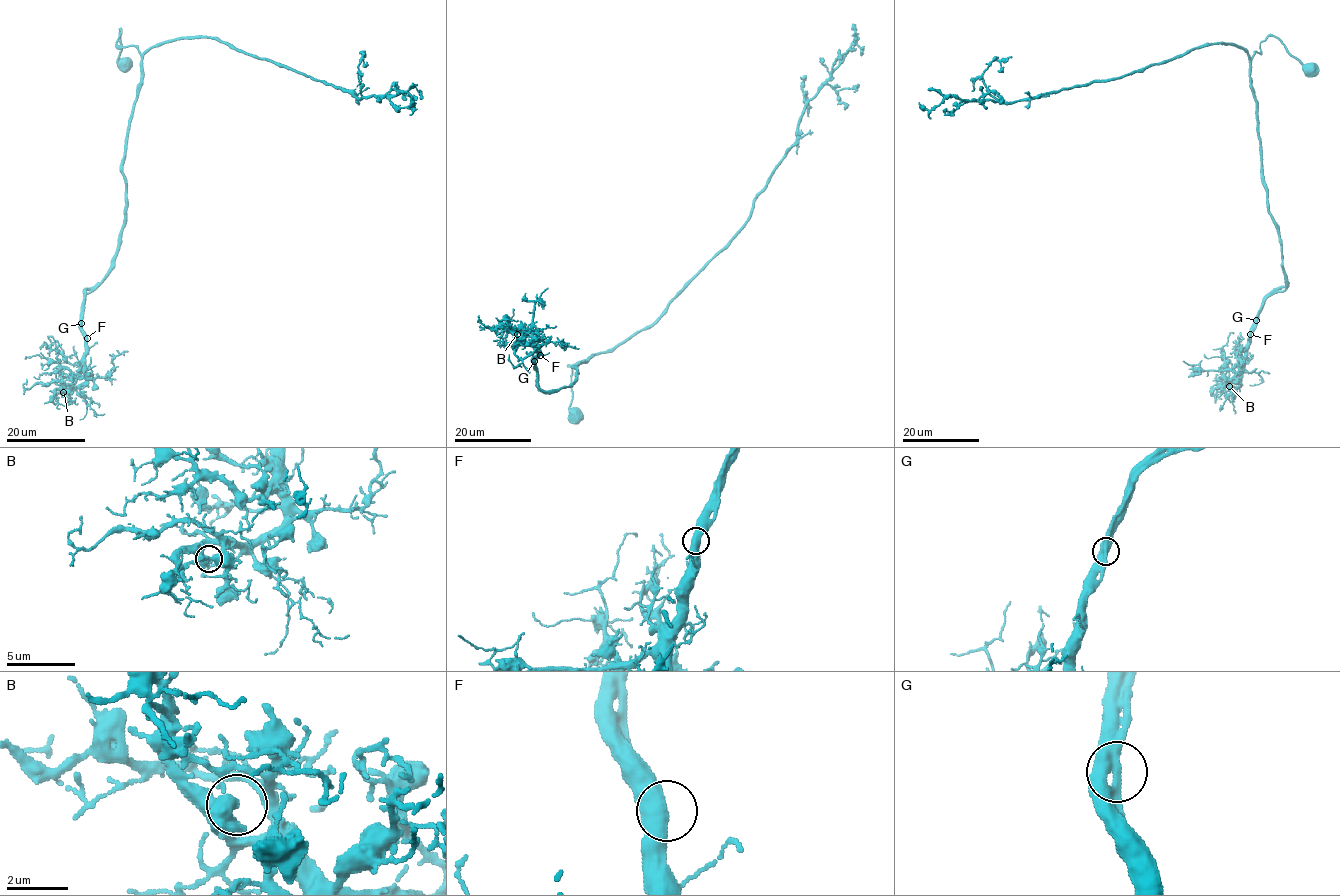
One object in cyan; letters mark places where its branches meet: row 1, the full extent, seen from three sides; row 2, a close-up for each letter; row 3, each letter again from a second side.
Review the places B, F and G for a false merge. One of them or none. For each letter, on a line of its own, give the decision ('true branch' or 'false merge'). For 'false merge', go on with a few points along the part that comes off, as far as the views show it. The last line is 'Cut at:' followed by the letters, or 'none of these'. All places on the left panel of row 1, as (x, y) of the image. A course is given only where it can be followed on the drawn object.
B: true branch
F: true branch
G: true branch
Cut at: none of these

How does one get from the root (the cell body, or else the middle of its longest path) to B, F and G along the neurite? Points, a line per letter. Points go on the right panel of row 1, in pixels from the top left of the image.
B: (1309, 70), (1274, 36), (1260, 43), (1251, 61), (1261, 176), (1286, 285), (1265, 300), (1241, 378), (1229, 386)
F: (1309, 70), (1274, 36), (1260, 43), (1251, 61), (1261, 176), (1286, 285), (1265, 300), (1250, 334)
G: (1309, 70), (1274, 36), (1260, 43), (1251, 61), (1261, 176), (1286, 280), (1265, 300), (1256, 320)

